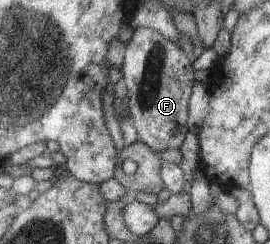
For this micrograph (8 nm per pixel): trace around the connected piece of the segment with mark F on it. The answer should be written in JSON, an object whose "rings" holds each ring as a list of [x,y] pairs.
{"rings":[[[142,27],[133,30],[123,54],[121,72],[137,142],[156,153],[178,150],[188,132],[187,104],[199,75],[192,69],[191,56],[184,54],[160,33]]]}

